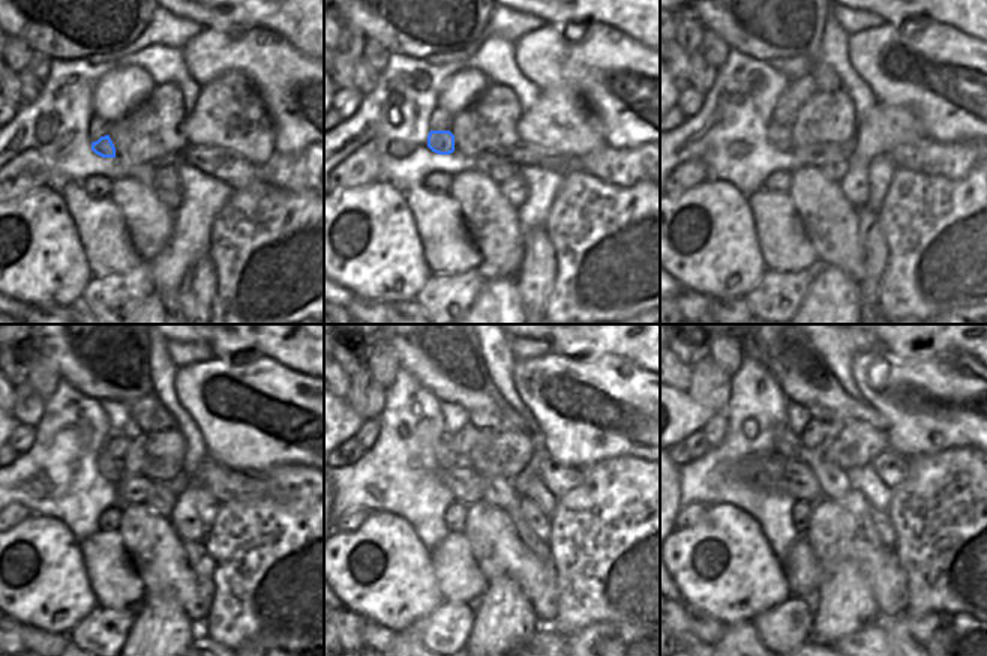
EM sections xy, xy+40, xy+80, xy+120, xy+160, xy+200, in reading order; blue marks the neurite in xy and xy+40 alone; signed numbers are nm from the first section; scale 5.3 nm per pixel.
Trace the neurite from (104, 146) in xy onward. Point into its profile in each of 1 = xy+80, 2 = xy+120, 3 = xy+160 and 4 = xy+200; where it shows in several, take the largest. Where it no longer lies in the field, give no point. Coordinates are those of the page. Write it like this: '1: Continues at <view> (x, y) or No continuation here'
1: Continues at xy+80 (780, 137)
2: Continues at xy+120 (113, 470)
3: Continues at xy+160 (446, 458)
4: Continues at xy+200 (788, 443).

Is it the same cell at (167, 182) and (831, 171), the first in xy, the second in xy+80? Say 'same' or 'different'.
same

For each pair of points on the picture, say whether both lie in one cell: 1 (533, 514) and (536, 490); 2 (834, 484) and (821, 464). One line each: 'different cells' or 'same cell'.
1: different cells
2: same cell

